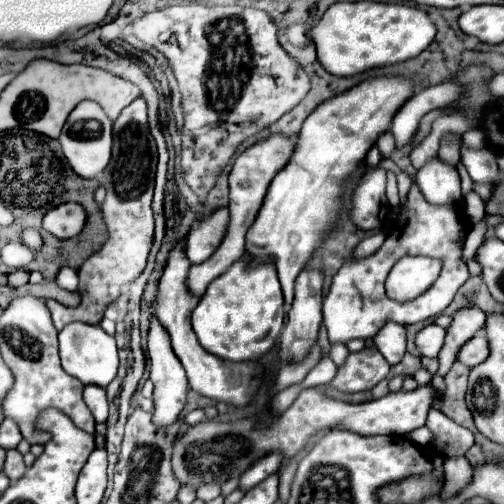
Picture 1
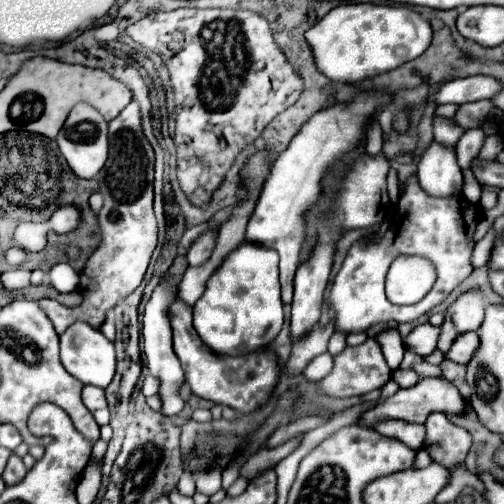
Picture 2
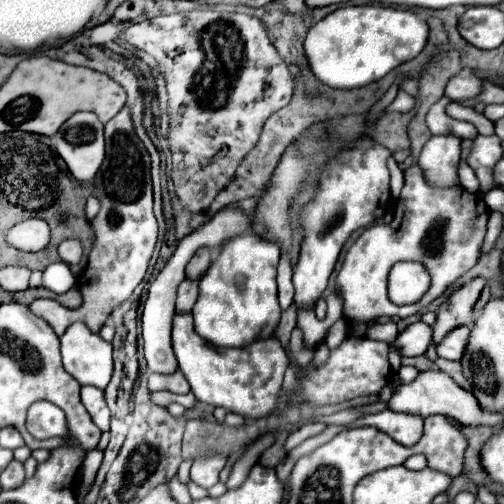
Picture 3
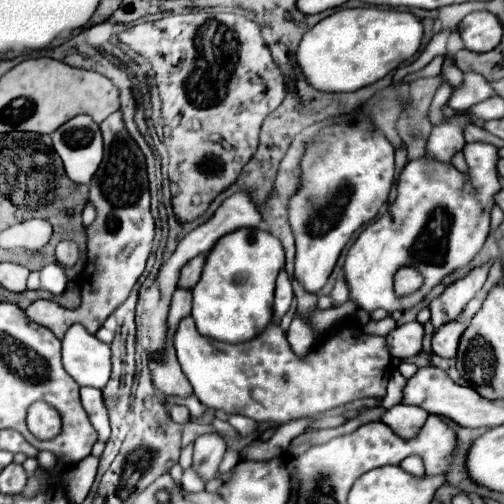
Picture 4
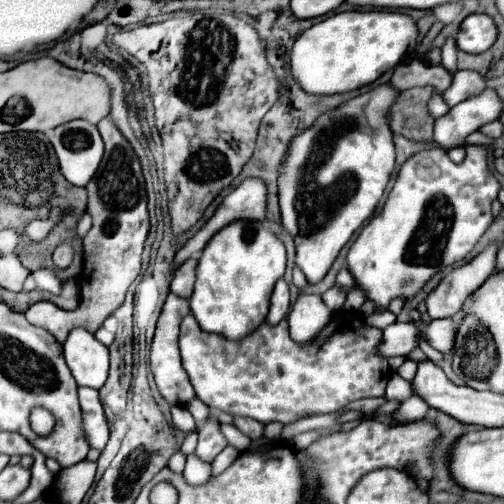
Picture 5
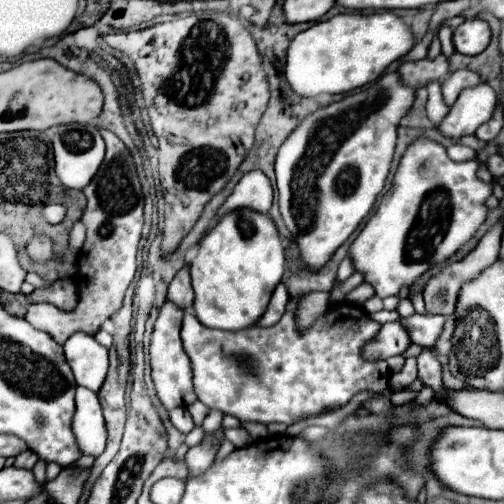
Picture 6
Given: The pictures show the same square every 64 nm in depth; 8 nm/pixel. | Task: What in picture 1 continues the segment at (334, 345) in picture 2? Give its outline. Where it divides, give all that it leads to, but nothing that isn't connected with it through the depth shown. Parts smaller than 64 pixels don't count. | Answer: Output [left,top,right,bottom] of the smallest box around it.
[330,344,349,367]

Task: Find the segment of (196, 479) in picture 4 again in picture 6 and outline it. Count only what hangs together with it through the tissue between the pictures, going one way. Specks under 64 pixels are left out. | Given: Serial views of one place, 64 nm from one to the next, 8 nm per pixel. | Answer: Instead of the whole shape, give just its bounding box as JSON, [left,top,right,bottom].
[186,442,218,476]

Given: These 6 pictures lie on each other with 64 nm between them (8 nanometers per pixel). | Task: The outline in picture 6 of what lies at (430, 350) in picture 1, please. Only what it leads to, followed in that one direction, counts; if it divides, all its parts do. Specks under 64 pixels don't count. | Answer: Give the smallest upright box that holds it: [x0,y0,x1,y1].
[364,322,412,360]

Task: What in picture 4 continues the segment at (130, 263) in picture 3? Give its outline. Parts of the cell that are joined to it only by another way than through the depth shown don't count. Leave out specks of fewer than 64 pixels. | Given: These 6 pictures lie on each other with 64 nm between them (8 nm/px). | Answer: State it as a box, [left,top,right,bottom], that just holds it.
[26,112,154,338]

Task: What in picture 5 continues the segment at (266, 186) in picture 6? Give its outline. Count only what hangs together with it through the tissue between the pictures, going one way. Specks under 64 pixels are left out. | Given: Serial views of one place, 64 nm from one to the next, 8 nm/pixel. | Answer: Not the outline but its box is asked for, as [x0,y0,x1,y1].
[174,178,266,270]

